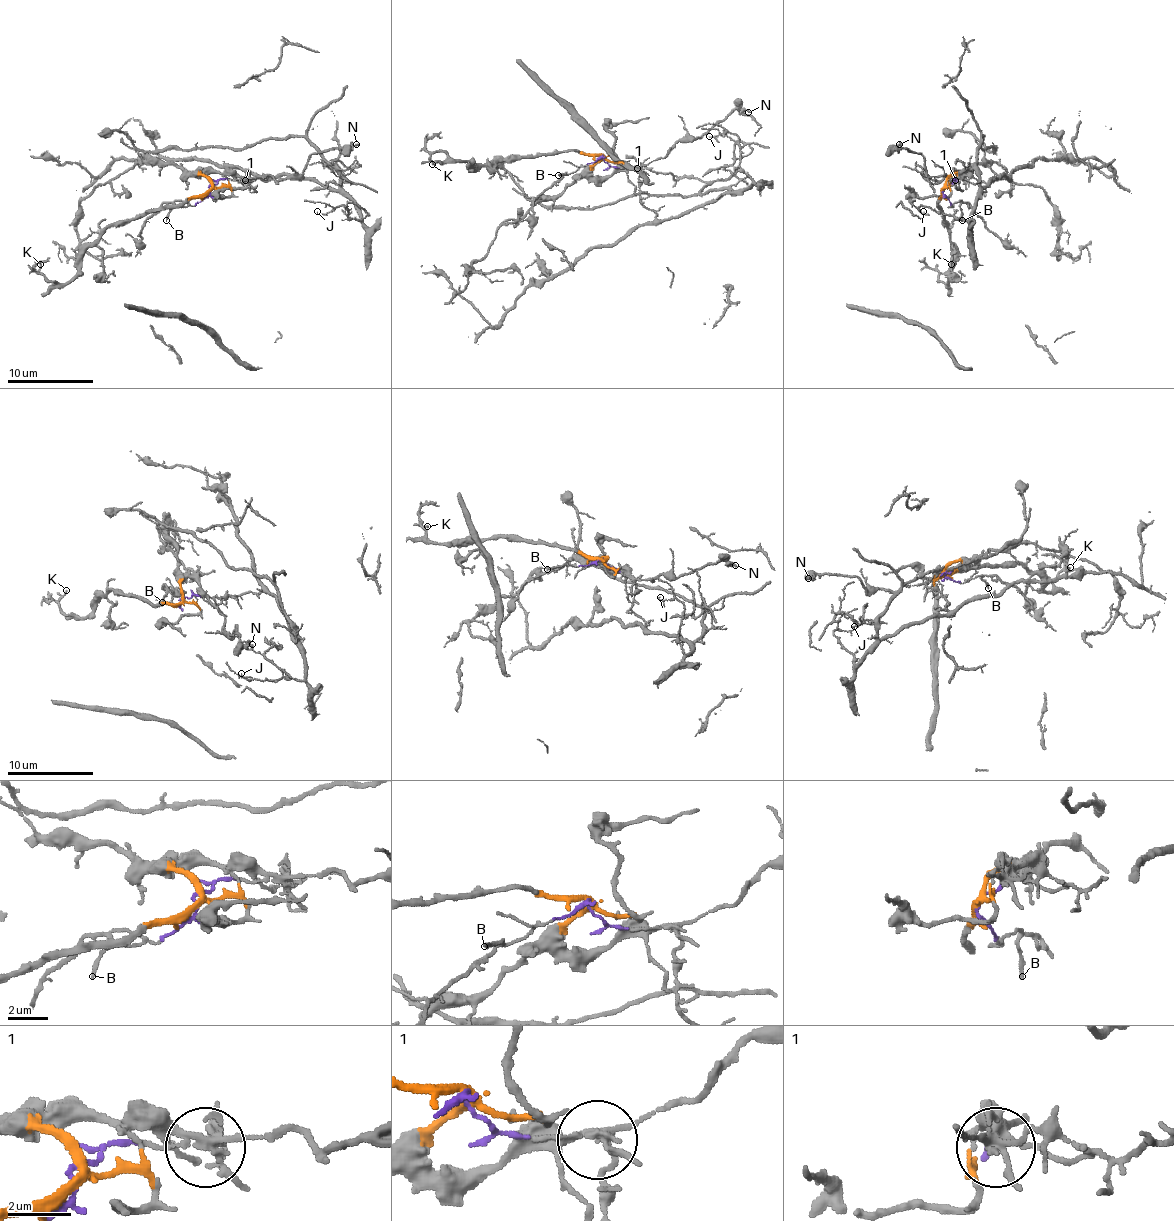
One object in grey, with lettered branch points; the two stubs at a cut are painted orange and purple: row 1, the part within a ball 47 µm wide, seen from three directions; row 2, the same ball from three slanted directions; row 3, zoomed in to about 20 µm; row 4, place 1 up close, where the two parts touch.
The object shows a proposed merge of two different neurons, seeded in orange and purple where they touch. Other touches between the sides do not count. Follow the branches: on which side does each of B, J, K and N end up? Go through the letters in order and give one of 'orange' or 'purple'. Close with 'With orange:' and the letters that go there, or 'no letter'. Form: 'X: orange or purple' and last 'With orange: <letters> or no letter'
B: purple
J: purple
K: orange
N: orange
With orange: K, N

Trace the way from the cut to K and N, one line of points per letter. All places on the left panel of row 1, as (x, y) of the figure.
K: (209, 188), (113, 223), (85, 250), (81, 268), (66, 283), (42, 276), (40, 263)
N: (209, 188), (229, 182), (233, 176), (269, 176), (284, 180), (297, 176), (312, 154), (357, 143)

